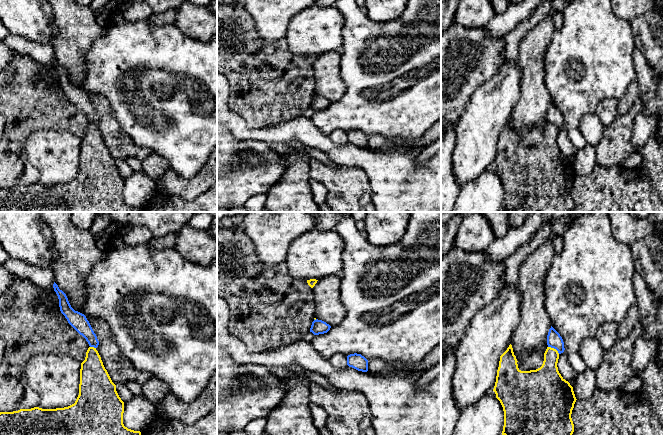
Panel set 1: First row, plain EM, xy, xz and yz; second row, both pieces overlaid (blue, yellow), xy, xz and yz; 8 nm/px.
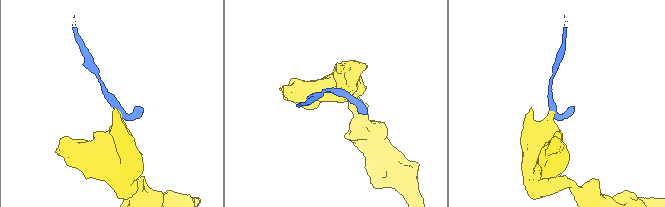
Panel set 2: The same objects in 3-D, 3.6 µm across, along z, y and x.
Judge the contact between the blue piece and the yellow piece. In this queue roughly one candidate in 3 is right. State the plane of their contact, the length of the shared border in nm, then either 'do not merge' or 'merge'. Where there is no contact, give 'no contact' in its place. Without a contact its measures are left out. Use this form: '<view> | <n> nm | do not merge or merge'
yz | 110 nm | do not merge

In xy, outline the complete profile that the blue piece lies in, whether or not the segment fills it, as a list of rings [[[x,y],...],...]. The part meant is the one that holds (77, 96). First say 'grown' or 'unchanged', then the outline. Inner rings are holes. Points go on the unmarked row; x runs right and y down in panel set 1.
unchanged; [[[55,58],[53,64],[59,75],[60,87],[68,99],[86,115],[90,123],[97,124],[99,117],[86,92],[71,83],[66,70],[59,65]]]

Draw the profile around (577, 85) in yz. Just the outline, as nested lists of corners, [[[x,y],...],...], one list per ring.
[[[571,0],[564,9],[563,25],[555,30],[544,55],[545,84],[552,103],[563,115],[568,136],[577,150],[587,145],[579,130],[580,120],[585,115],[595,113],[600,102],[609,98],[619,100],[627,91],[630,83],[636,80],[634,48],[635,41],[630,21],[615,15],[612,11],[611,0]]]

